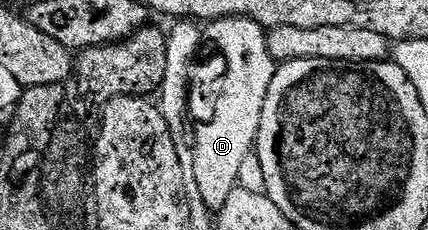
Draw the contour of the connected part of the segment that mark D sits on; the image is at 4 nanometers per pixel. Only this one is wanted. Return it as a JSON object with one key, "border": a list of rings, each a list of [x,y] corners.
{"border":[[[226,17],[214,19],[207,24],[206,37],[217,40],[224,52],[227,52],[231,74],[228,75],[227,88],[224,90],[219,108],[215,110],[214,119],[209,124],[197,126],[194,131],[192,152],[194,153],[194,181],[198,181],[198,193],[202,193],[202,201],[213,213],[218,213],[222,205],[230,197],[230,193],[238,187],[238,169],[242,169],[242,161],[247,155],[253,154],[258,125],[262,125],[262,109],[266,101],[266,93],[270,93],[270,81],[274,81],[277,64],[270,57],[268,36],[265,28],[259,27],[254,21],[242,17]]]}

